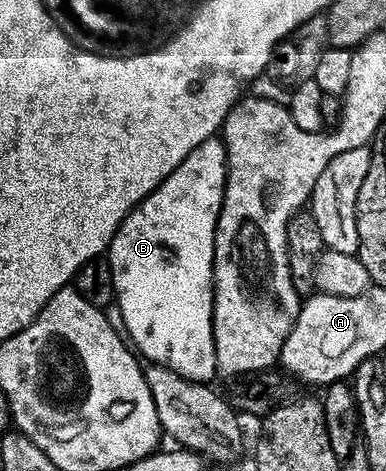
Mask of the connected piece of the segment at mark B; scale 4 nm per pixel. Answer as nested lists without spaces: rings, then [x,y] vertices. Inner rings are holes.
[[[215,136],[204,140],[199,146],[192,148],[192,152],[188,152],[188,156],[184,156],[181,164],[143,202],[134,207],[133,212],[118,225],[114,239],[111,240],[108,247],[108,261],[112,268],[112,280],[114,281],[114,296],[124,314],[124,324],[127,325],[128,338],[133,349],[143,359],[146,357],[145,361],[147,363],[155,366],[166,366],[180,377],[193,382],[209,383],[211,381],[210,377],[215,377],[216,374],[216,352],[214,351],[214,233],[216,232],[218,213],[222,207],[224,192],[226,191],[227,169],[226,146],[223,144],[221,137]]]

